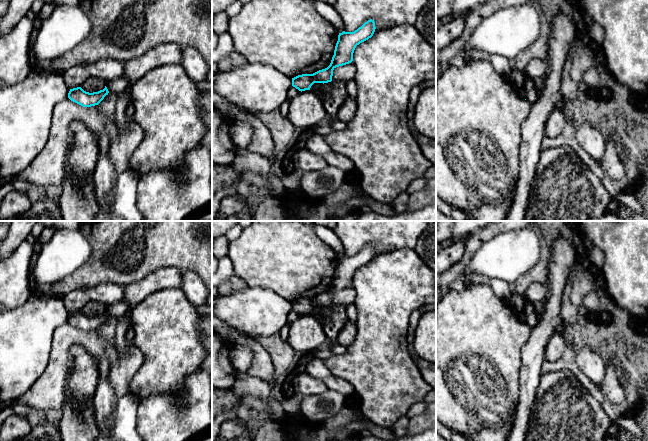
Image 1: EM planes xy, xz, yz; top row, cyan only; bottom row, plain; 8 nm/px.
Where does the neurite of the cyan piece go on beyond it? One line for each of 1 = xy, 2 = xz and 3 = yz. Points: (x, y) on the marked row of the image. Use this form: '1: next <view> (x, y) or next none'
1: next none
2: next none
3: next none

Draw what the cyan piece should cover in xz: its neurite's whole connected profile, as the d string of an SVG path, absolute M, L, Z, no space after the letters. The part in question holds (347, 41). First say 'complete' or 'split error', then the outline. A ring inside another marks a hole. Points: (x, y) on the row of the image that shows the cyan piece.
complete; M370 19L354 32L343 31L339 33L330 65L313 74L302 74L292 78L292 86L302 92L310 90L314 83L331 82L333 70L336 67L351 63L356 46L371 38L375 29L374 20Z

